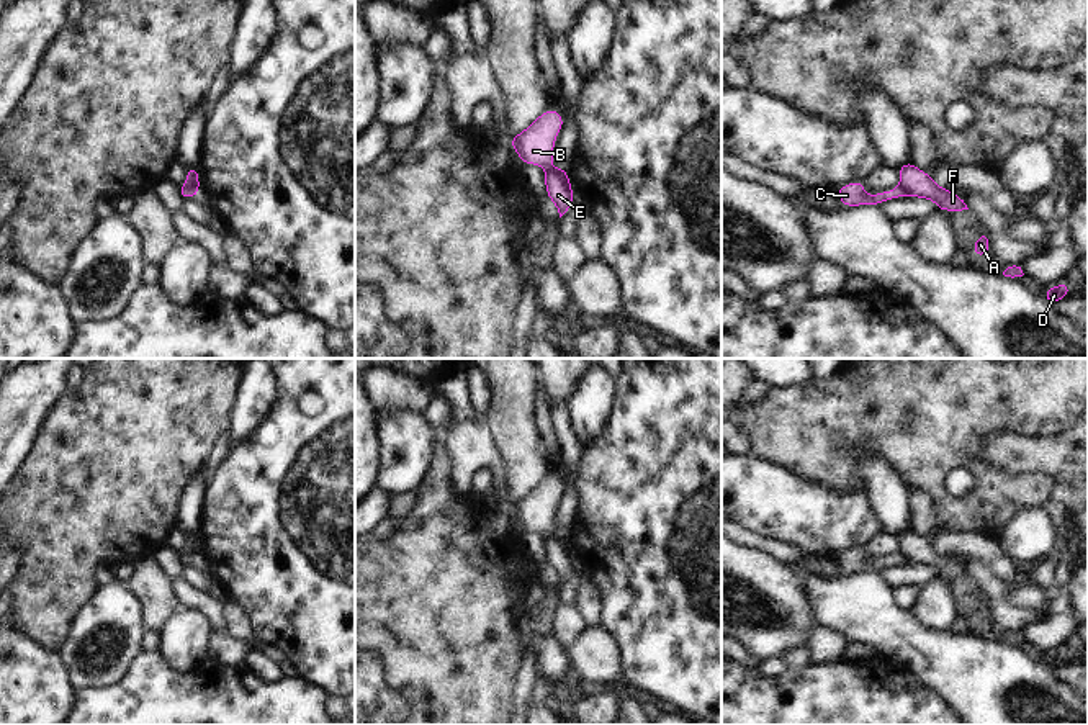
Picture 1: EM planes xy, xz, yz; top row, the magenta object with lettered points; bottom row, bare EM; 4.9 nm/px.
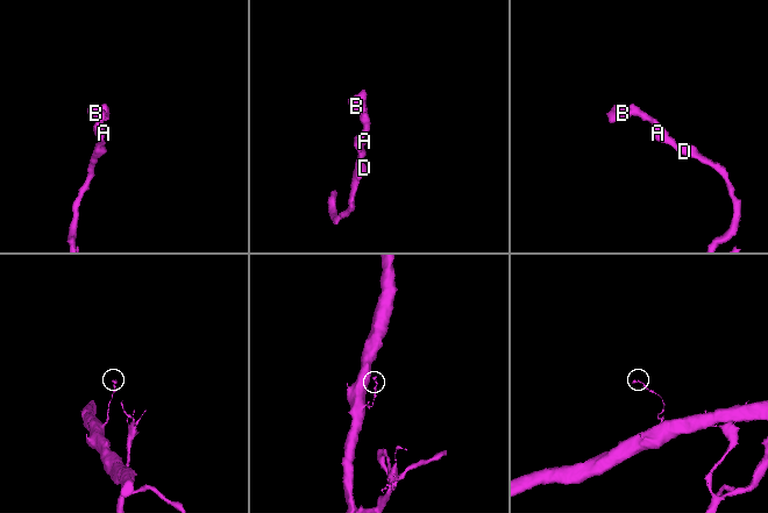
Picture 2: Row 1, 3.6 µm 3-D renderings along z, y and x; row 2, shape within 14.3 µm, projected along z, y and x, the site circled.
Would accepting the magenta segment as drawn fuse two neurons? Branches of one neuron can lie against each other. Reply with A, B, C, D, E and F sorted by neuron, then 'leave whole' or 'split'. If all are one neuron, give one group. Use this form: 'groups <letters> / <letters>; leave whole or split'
groups A D E F / B C; split

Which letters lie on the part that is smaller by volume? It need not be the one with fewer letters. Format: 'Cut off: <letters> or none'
Cut off: B, C

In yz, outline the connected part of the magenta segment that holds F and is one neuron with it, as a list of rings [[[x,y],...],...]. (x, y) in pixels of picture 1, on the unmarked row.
[[[910,527],[898,535],[898,540],[900,555],[905,561],[931,566],[941,578],[969,576],[959,561],[954,561],[949,555],[939,553],[929,540],[915,534]]]

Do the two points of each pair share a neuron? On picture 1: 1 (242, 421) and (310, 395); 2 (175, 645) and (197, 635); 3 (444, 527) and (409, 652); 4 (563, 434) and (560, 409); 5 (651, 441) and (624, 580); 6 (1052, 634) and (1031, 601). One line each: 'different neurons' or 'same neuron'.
1: different neurons
2: same neuron
3: same neuron
4: same neuron
5: same neuron
6: different neurons

